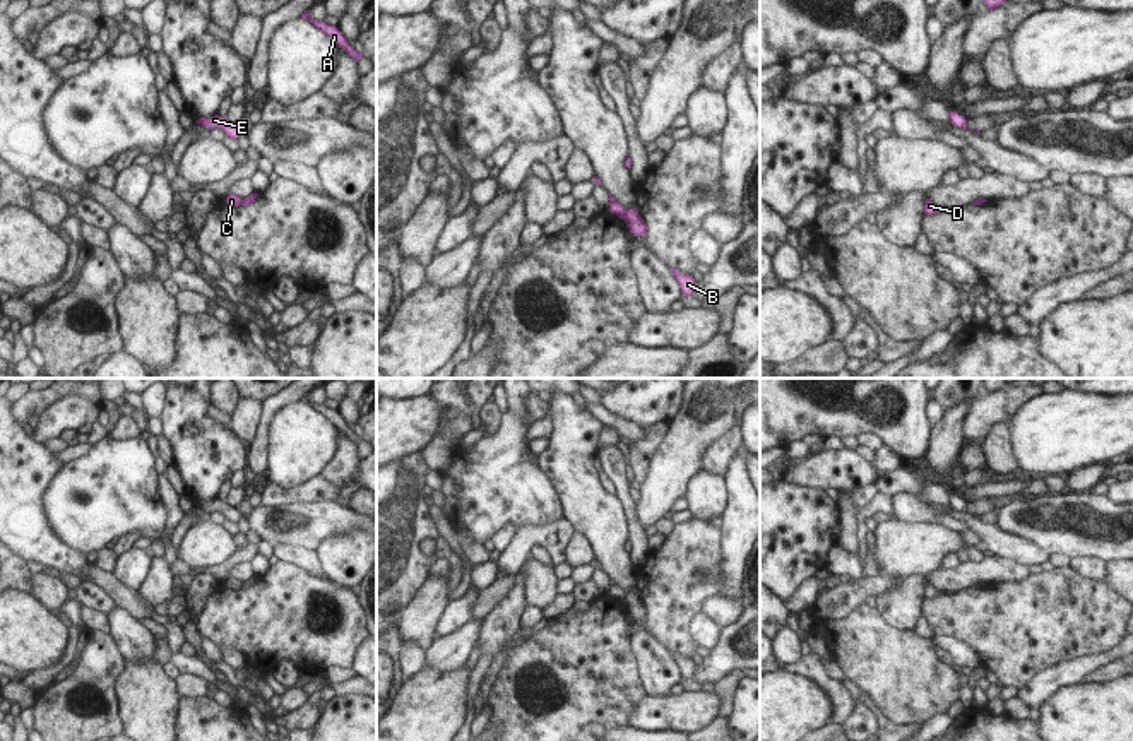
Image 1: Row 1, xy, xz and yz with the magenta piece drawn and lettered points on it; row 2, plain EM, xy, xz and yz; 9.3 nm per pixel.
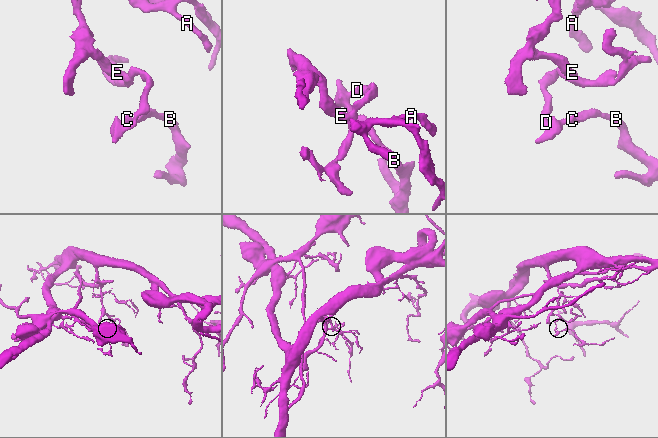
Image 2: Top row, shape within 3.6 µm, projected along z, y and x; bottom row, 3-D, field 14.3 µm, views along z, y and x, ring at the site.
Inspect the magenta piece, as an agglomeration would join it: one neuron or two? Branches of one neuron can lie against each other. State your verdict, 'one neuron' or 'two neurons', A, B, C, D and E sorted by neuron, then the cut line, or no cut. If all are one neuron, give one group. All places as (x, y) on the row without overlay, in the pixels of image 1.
two neurons | A C D E / B | xz (625, 594), (622, 601)

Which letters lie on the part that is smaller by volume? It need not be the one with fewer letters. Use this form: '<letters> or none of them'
B

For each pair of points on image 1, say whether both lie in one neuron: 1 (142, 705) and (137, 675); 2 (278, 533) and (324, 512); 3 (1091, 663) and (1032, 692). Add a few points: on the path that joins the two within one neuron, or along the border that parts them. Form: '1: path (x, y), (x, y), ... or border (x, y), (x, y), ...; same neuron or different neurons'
1: path (142, 699), (142, 681); same neuron
2: path (290, 524), (312, 522); same neuron
3: path (1077, 669), (1058, 675), (1046, 683); same neuron

